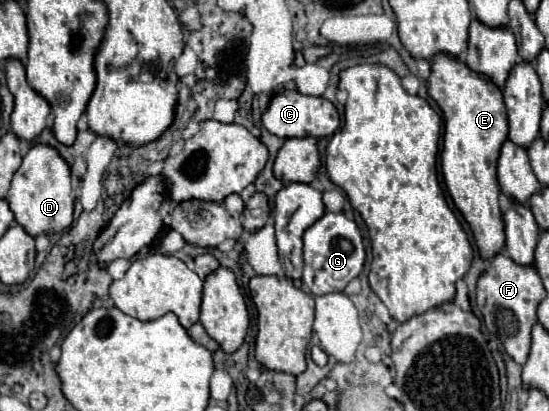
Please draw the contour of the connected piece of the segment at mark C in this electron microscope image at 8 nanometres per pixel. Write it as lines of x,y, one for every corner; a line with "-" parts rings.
297,90
277,92
271,98
261,120
263,120
263,128
279,138
305,138
305,136
323,138
323,136
331,136
339,128
337,108
329,100
319,96
307,96

